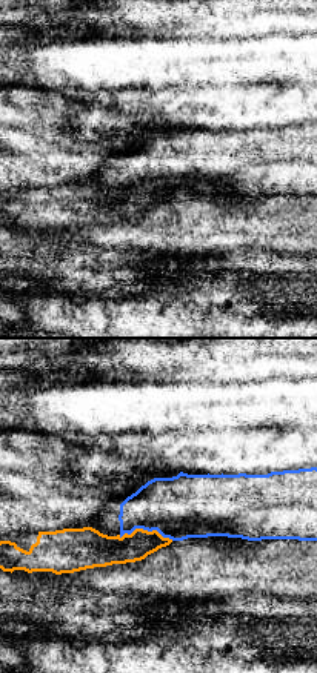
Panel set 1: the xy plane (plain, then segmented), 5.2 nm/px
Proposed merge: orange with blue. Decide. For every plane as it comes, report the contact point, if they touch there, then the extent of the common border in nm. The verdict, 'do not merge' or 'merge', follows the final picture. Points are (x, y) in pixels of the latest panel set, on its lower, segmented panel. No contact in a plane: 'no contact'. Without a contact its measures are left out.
(146, 530) | 280 nm

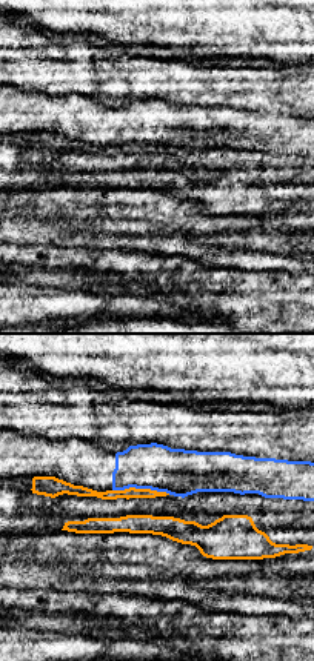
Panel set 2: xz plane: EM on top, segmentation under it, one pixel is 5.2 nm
(142, 489) | 300 nm

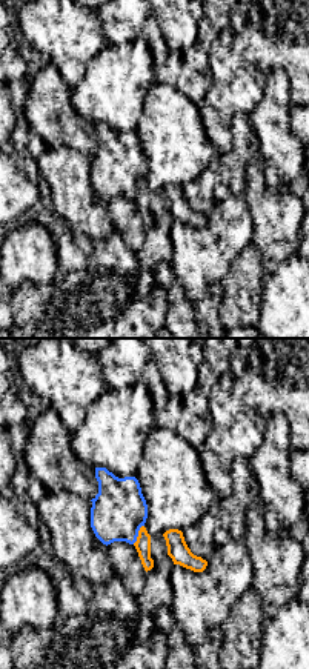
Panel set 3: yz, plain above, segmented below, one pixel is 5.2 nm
(139, 534) | 120 nm

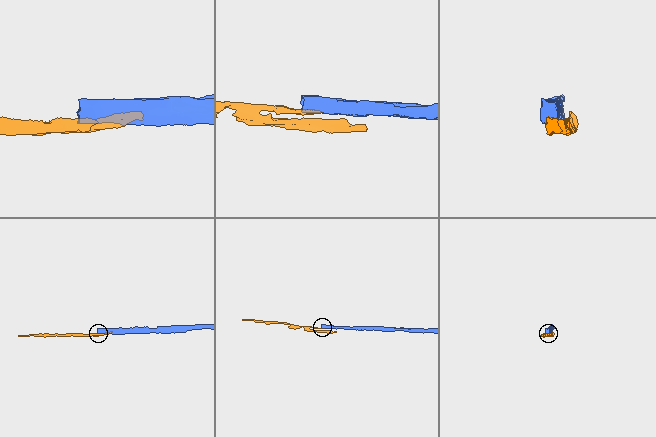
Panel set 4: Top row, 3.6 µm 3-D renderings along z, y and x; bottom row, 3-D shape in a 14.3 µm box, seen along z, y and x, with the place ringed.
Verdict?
do not merge

